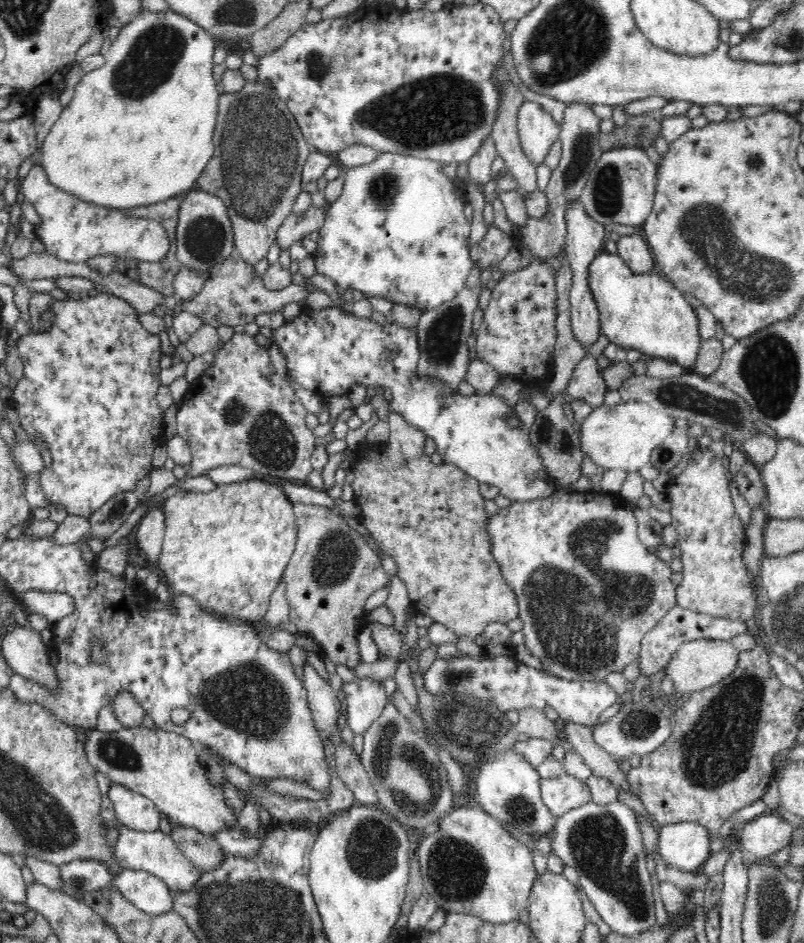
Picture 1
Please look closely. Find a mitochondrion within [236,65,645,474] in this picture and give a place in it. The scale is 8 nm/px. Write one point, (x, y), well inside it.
(439, 109)

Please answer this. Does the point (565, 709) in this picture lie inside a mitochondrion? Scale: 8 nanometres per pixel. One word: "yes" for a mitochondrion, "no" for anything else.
no

